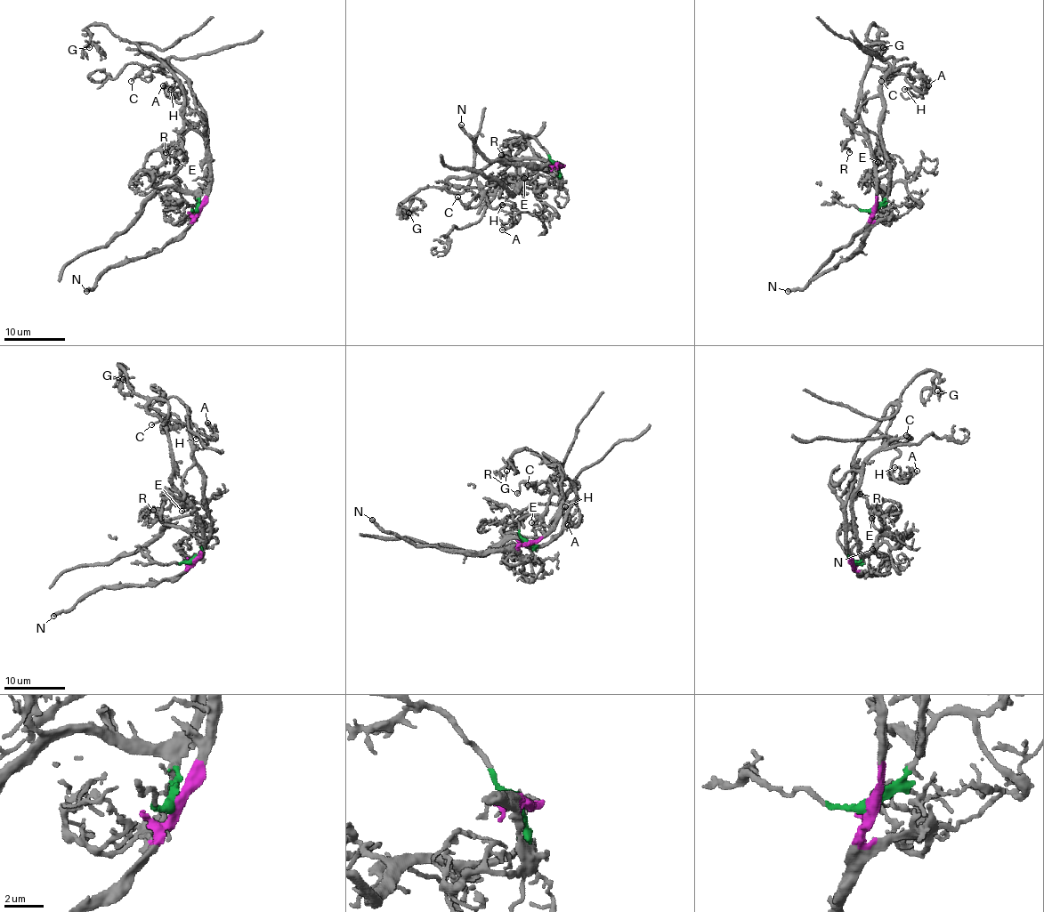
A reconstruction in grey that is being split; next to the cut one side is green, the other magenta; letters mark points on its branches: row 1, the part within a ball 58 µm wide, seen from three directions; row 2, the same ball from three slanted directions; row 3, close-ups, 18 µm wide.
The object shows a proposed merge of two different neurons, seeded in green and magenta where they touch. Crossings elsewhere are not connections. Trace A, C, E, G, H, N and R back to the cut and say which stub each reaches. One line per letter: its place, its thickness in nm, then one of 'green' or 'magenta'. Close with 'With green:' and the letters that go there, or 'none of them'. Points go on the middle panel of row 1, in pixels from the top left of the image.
A: (502, 230) | 130 nm | magenta
C: (457, 197) | 140 nm | magenta
E: (524, 178) | 140 nm | magenta
G: (408, 213) | 150 nm | magenta
H: (502, 205) | 160 nm | magenta
N: (461, 125) | 320 nm | magenta
R: (501, 155) | 180 nm | magenta
With green: none of them

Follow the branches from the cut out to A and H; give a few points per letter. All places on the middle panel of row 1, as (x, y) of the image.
A: (558, 165), (499, 157), (476, 177), (481, 197), (491, 207), (509, 204), (518, 215), (501, 230)
H: (558, 165), (499, 157), (478, 173), (476, 182), (493, 207), (513, 207), (510, 212), (501, 209), (503, 204)

